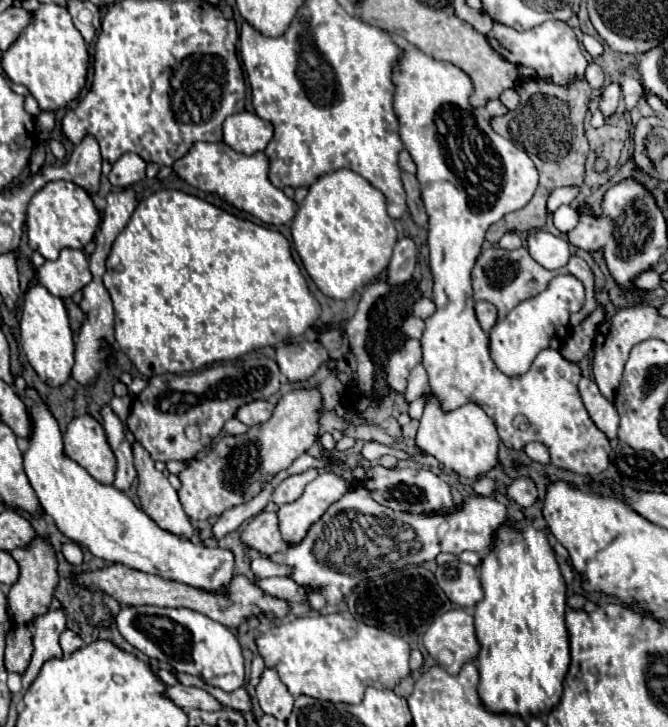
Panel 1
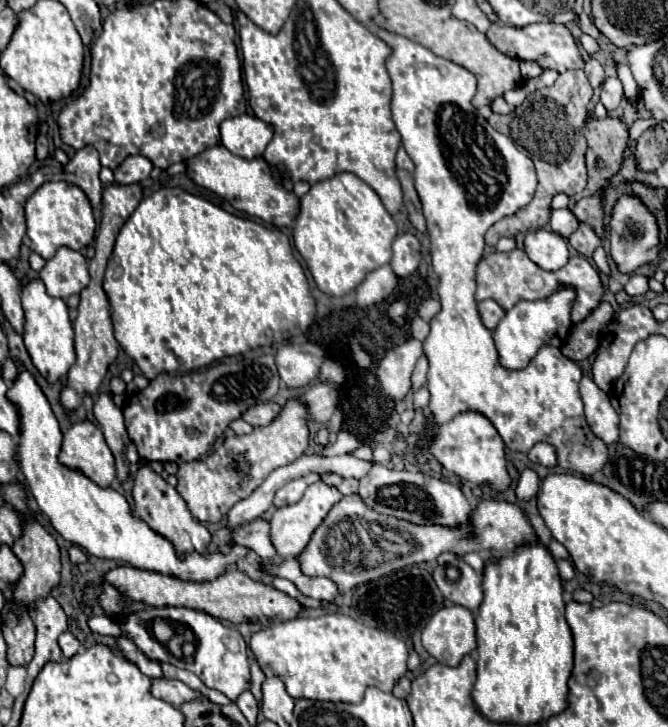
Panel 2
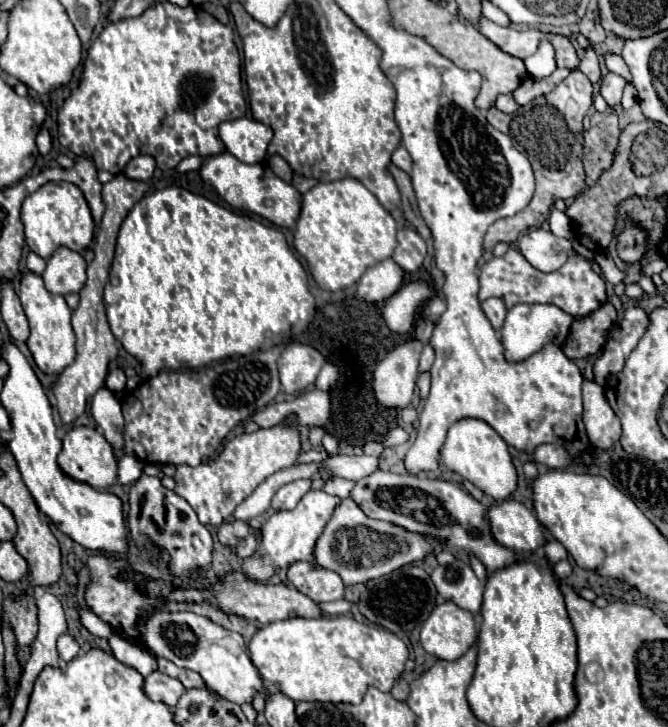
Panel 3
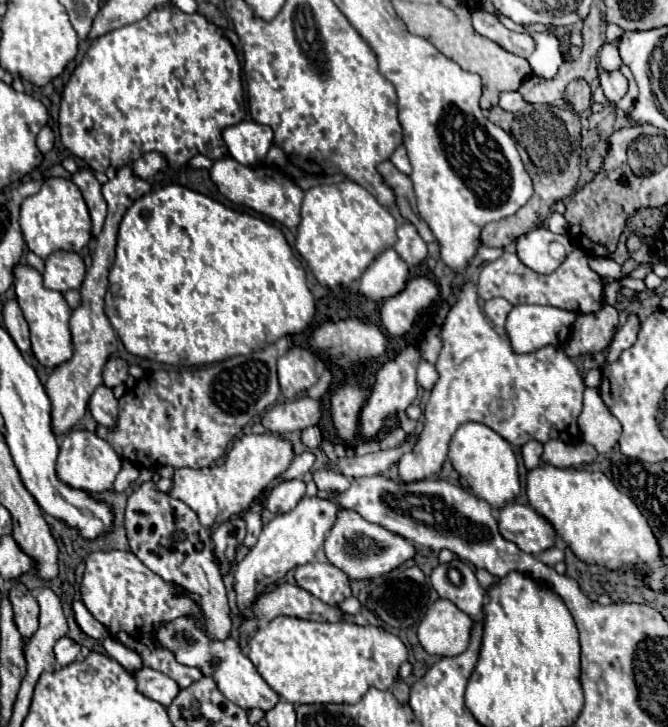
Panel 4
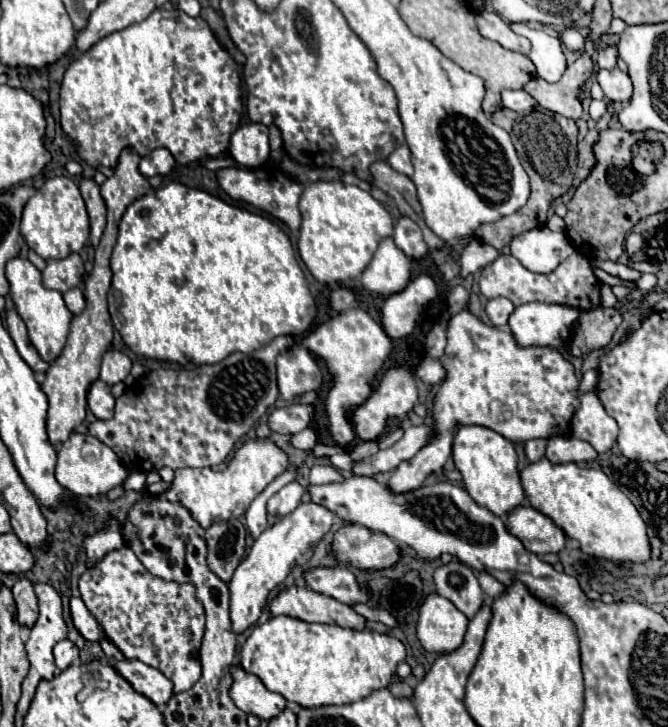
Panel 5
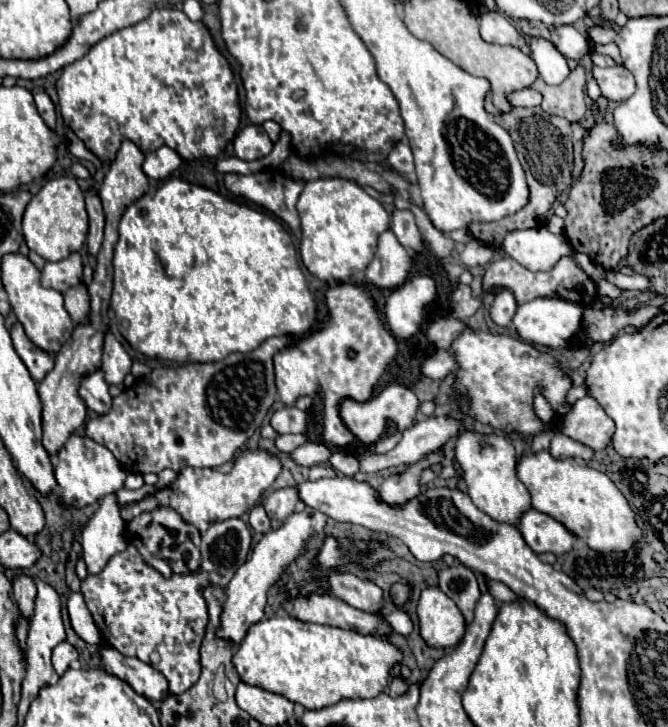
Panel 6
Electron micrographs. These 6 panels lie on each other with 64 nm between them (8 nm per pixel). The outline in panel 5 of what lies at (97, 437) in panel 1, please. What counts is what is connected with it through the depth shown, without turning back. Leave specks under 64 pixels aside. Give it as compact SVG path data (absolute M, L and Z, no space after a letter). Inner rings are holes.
M72 432L64 444L58 444L58 462L56 462L56 480L74 496L96 498L110 492L116 486L122 486L128 478L128 470L120 464L120 458L100 440L90 434Z

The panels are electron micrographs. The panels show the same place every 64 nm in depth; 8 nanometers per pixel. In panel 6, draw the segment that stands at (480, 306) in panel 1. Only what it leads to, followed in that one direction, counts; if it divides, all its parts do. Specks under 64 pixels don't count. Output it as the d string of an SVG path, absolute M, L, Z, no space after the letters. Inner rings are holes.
M500 292L496 298L494 298L494 304L492 304L492 310L490 310L490 316L496 324L500 326L508 326L516 314L516 308L518 308L518 302L514 298L512 292Z

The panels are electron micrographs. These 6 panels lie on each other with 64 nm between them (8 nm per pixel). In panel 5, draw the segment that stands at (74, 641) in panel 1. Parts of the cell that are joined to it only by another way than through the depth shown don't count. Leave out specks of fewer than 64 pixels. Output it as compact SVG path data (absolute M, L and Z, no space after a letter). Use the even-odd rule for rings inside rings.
M62 640L54 646L54 662L58 670L66 670L78 658L78 648L70 640Z

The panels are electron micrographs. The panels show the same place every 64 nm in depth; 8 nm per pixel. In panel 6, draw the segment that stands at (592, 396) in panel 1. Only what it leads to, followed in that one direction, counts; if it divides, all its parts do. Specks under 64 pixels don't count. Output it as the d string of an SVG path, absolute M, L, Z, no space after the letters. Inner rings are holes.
M584 396L576 400L574 406L562 416L558 430L564 436L590 446L592 450L604 450L612 438L614 422L596 400Z

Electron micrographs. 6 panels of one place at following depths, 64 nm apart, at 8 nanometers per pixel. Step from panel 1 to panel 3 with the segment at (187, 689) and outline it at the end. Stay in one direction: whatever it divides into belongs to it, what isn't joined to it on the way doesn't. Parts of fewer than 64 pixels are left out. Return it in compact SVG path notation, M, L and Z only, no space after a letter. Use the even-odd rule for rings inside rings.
M156 670L148 676L144 676L144 694L150 700L164 702L166 706L172 708L172 706L176 706L178 698L184 694L184 686L176 678L170 678Z

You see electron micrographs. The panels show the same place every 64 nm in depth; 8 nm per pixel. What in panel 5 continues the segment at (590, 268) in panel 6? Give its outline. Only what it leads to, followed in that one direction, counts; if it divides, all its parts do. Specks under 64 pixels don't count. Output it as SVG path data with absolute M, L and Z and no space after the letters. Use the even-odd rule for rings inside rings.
M592 268L592 272L594 272L594 276L602 282L602 284L608 284L611 286L614 285L623 285L630 289L634 289L634 283L632 281L623 280L620 278L614 278L614 276L610 276L610 274L606 274L604 270L600 270L600 268Z

